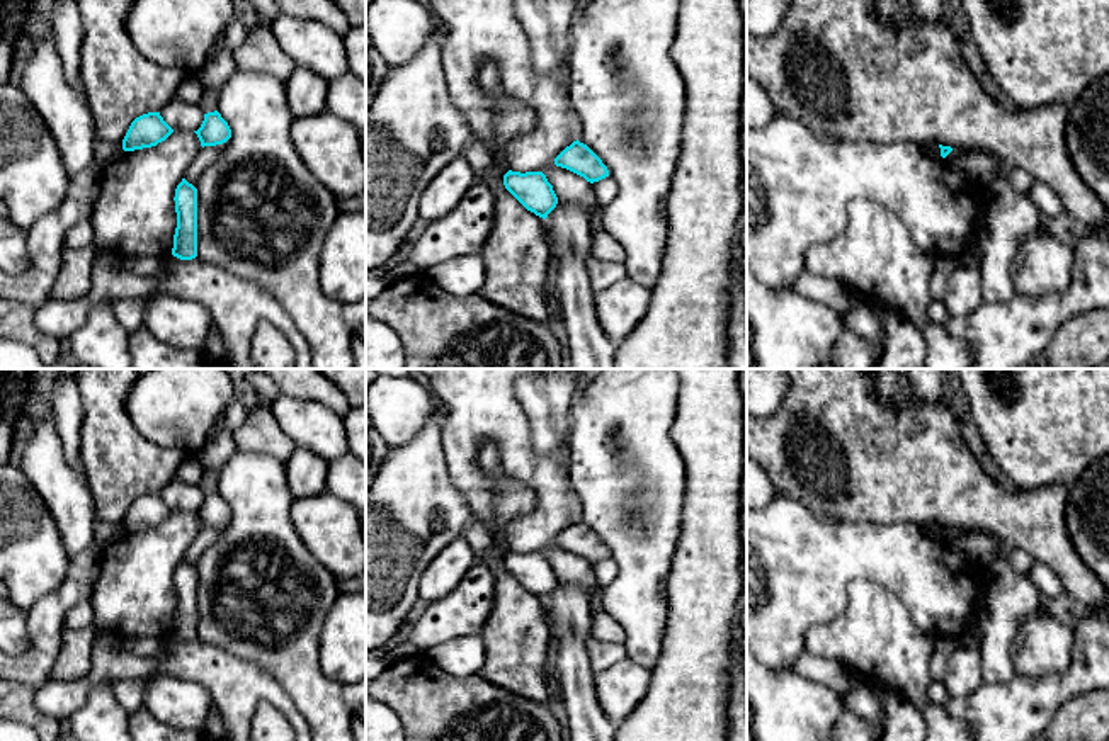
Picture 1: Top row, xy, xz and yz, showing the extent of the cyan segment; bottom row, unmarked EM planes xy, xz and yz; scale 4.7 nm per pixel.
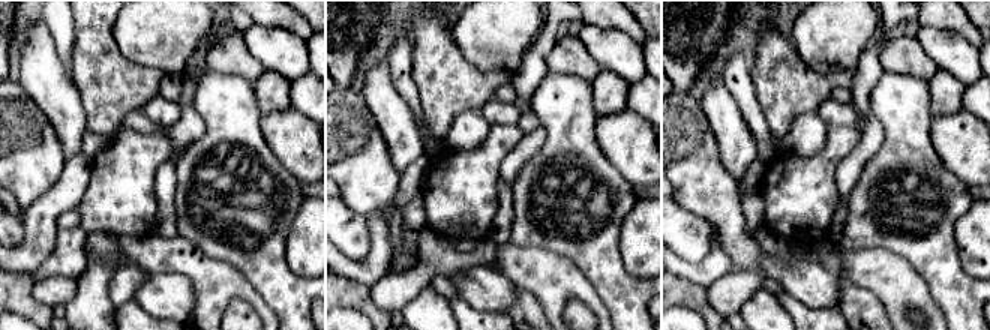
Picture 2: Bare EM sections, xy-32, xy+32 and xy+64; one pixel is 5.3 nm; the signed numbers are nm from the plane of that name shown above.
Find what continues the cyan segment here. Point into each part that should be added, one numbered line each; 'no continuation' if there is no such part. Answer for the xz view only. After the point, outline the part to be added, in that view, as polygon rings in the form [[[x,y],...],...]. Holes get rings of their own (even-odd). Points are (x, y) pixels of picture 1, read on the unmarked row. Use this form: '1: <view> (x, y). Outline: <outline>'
no continuation

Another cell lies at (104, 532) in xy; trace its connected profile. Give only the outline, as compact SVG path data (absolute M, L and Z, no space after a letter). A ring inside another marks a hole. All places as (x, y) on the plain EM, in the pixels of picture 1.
M97 518L94 523L94 546L104 549L111 540L119 537L122 532L122 525L114 525Z

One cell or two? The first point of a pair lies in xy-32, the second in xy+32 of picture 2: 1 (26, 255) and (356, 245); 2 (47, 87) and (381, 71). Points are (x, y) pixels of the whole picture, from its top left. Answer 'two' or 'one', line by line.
1: two
2: one

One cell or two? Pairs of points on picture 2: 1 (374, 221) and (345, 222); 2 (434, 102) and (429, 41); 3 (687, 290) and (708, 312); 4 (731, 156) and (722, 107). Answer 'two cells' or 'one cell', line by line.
1: two cells
2: one cell
3: one cell
4: one cell

